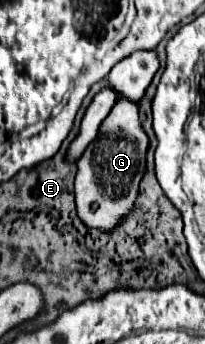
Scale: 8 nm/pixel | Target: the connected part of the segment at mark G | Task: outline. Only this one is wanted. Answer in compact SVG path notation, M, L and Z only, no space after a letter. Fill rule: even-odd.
M120 99L102 121L98 137L78 159L78 173L74 179L76 211L86 227L112 233L130 215L138 197L138 185L146 173L148 143L148 135L140 123L138 103Z

